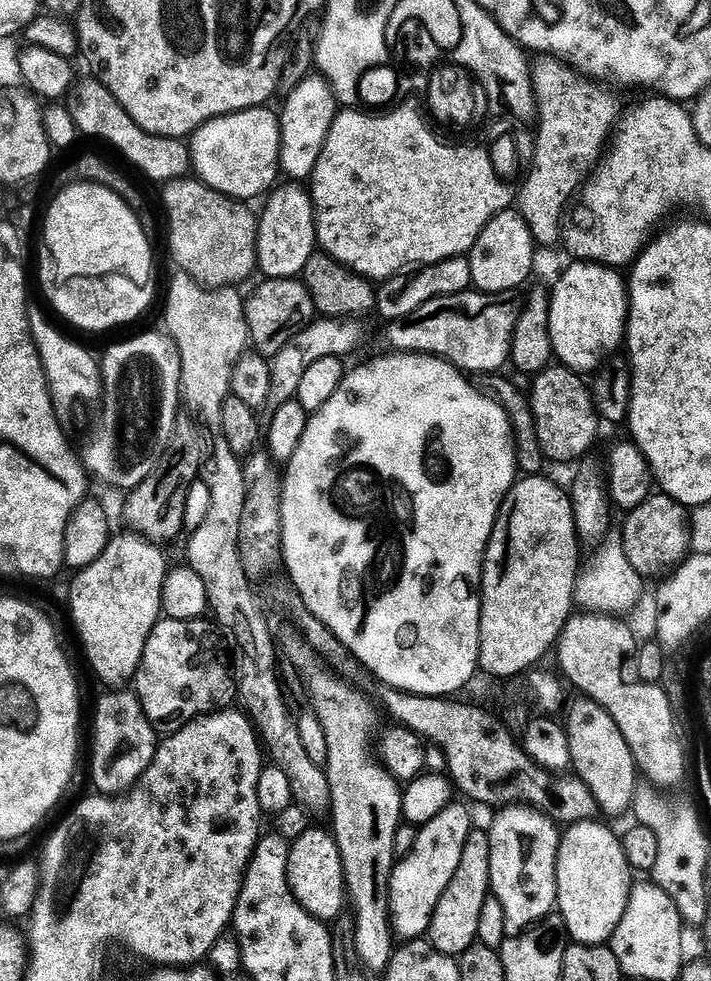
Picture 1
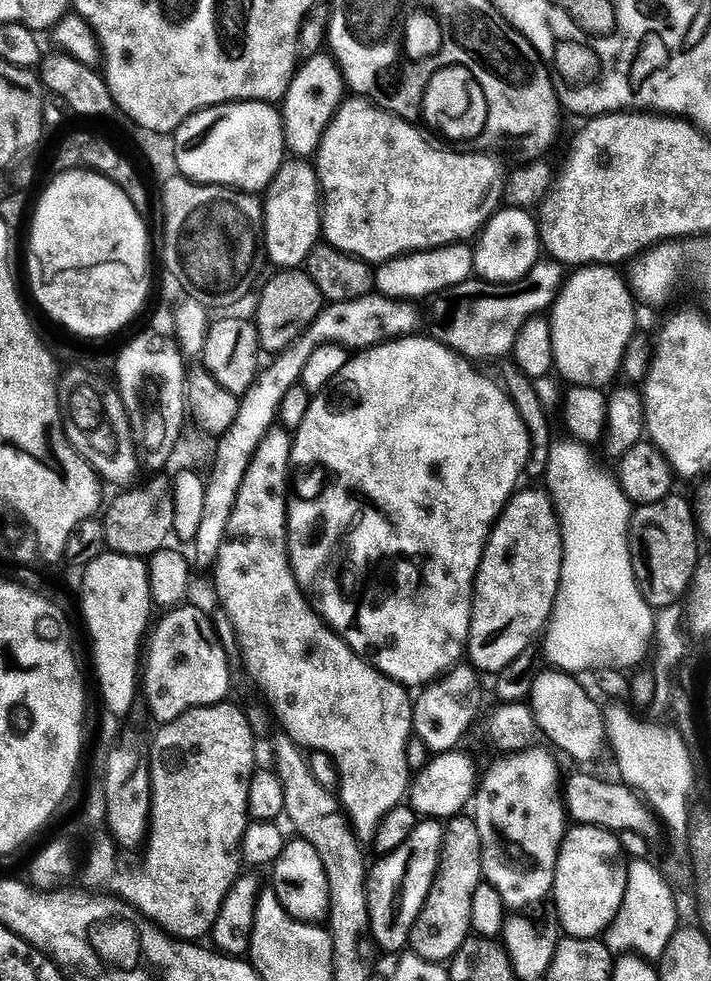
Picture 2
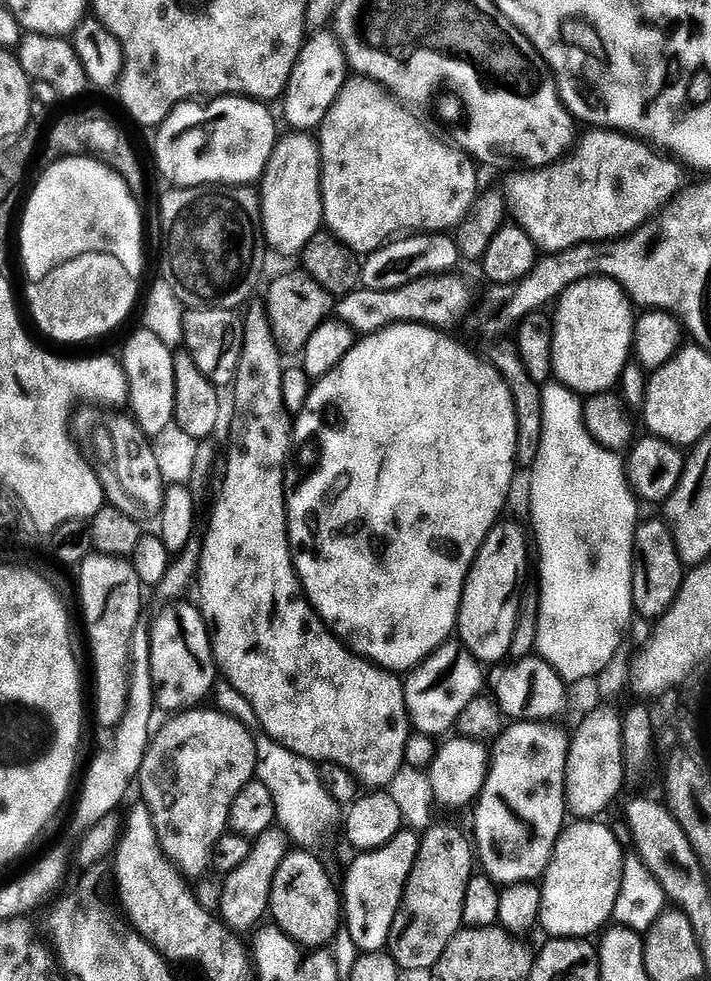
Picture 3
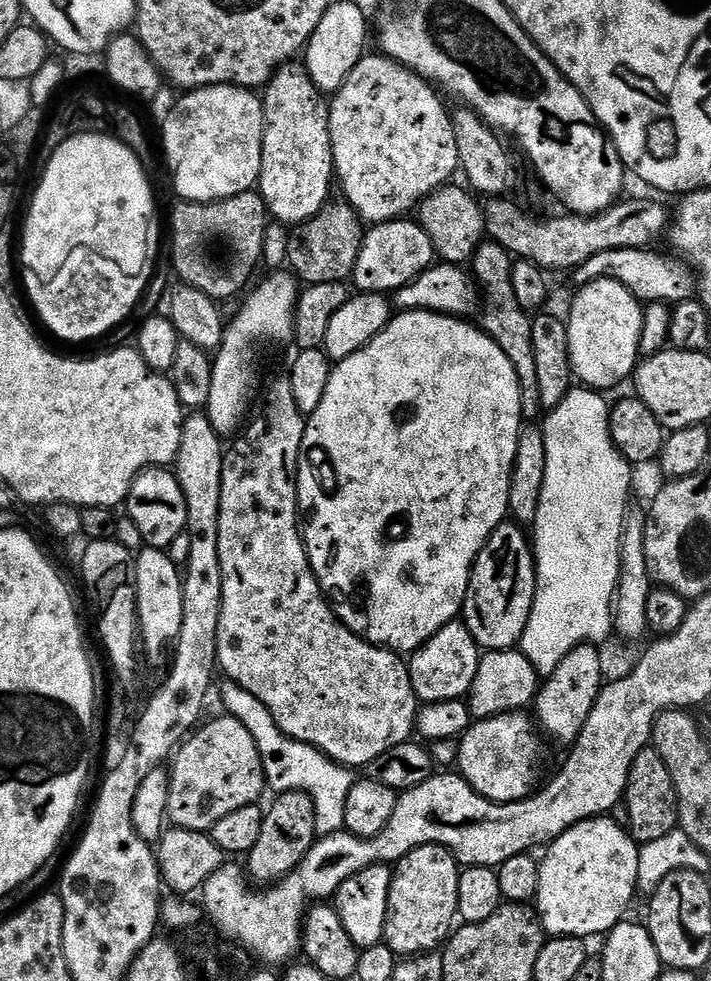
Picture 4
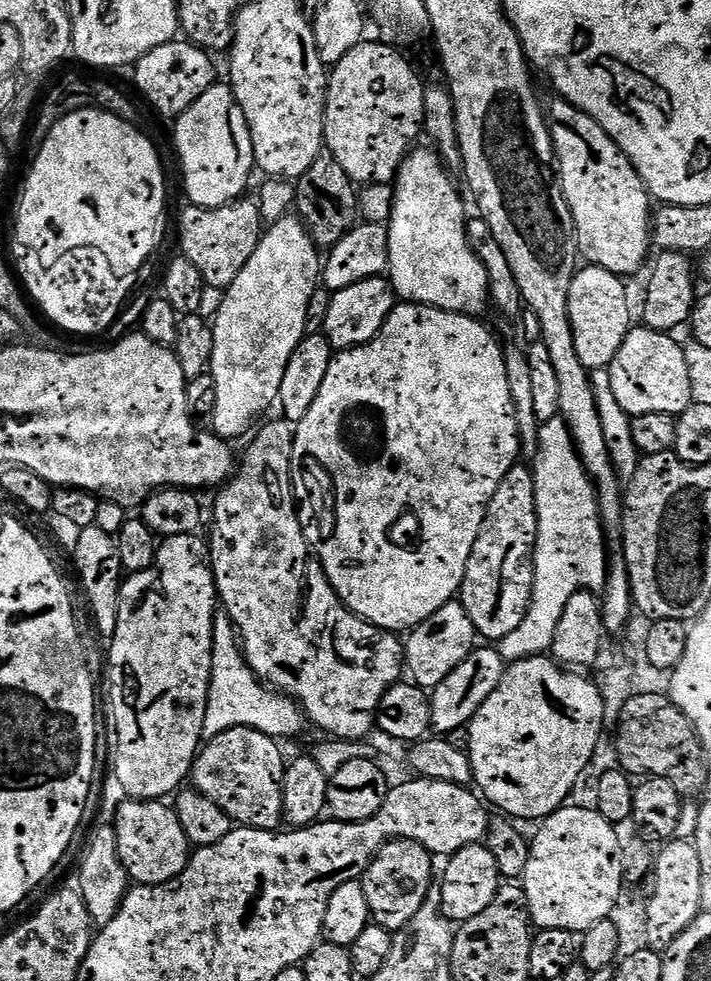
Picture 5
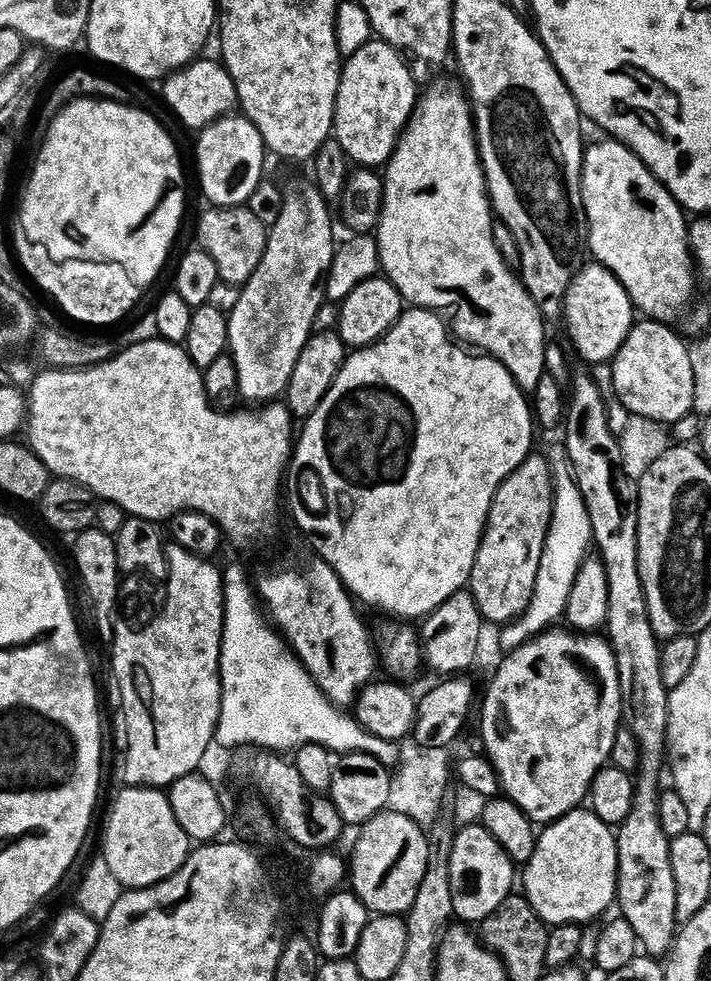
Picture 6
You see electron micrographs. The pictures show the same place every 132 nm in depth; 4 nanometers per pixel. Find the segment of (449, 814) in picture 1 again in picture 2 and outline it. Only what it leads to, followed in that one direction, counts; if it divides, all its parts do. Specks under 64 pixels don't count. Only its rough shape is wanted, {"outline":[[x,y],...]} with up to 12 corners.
{"outline":[[424,818],[368,874],[370,936],[412,943],[442,858],[445,825]]}

